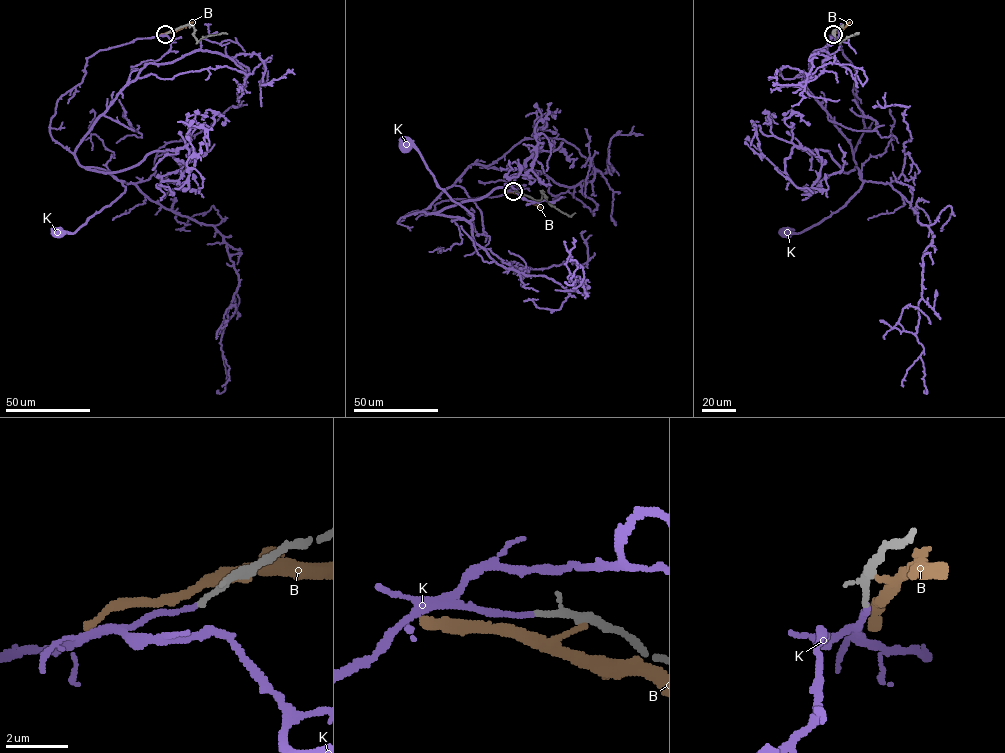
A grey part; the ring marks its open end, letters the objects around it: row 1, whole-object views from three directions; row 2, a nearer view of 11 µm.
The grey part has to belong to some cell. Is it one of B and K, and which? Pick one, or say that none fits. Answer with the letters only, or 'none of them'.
K

